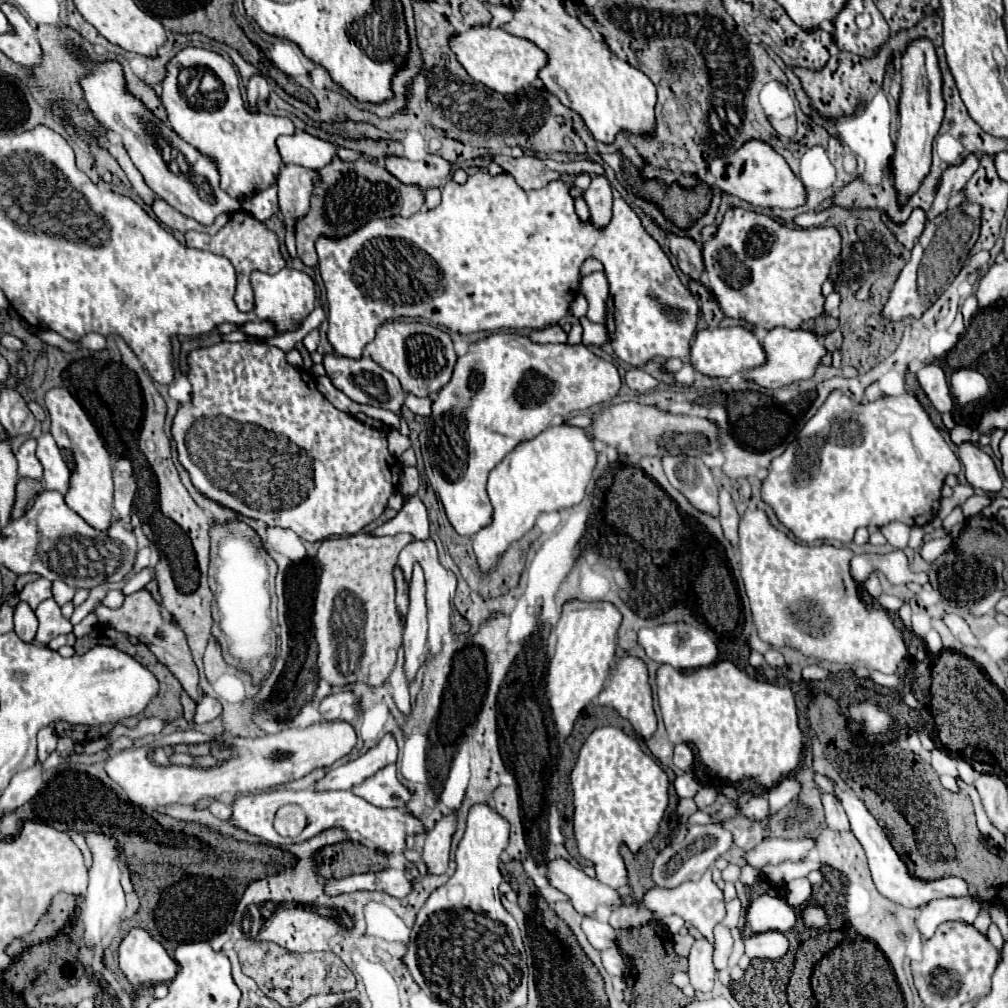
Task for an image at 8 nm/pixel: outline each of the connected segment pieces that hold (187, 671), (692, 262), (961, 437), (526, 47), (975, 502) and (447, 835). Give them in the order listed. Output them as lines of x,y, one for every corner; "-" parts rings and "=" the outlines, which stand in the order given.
142,588
142,590
126,596
124,604
118,610
110,610
110,608
100,604
96,608
96,616
98,616
100,624
112,626
114,630
136,636
140,642
144,642
156,654
156,658
174,672
174,676
180,680
182,688
196,700
200,696
198,694
198,668
192,660
192,652
188,648
186,634
176,620
164,620
162,610
164,610
164,606
160,602
156,602
146,588
=
666,232
666,238
670,242
670,252
676,256
678,266
684,274
698,280
702,272
702,252
700,246
692,238
676,236
672,232
=
956,425
950,431
950,437
954,444
962,444
962,442
978,442
980,434
977,429
971,429
964,425
=
490,24
472,26
466,32
452,34
450,48
456,54
456,60
476,82
482,82
500,94
516,94
524,88
530,88
538,78
538,68
546,64
546,54
534,42
512,36
=
986,494
968,498
968,500
964,502
964,506
962,506
962,510
964,510
964,516
968,518
968,516
972,516
972,514
978,514
978,512
982,512
986,506
990,506
990,502
992,502
992,498
990,498
990,496
986,496
=
458,810
446,814
442,820
436,822
434,830
426,834
424,840
424,862
432,874
444,874
448,866
450,842
458,826

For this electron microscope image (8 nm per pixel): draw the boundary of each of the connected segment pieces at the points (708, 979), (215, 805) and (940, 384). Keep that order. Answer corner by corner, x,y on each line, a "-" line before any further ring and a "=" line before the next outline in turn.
698,938
688,954
690,984
698,992
708,992
714,986
716,970
712,966
712,944
706,938
=
212,800
210,802
210,806
208,806
208,810
216,816
216,818
220,818
220,820
228,820
230,818
230,806
226,806
226,804
222,804
222,802
218,802
218,800
=
936,364
922,366
922,370
918,370
918,382
940,414
954,408
954,400
952,400
952,394
950,394
942,368
938,368

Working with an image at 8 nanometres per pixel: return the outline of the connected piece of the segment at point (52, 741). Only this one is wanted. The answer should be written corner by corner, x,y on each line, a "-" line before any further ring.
44,726
40,732
38,732
38,758
44,762
46,758
48,758
48,754
56,748
56,740
58,740
58,736
56,736
56,732
54,732
54,728
50,728
50,726

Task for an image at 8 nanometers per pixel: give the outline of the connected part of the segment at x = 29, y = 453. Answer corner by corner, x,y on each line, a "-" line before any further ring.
28,438
16,452
16,460
18,460
18,476
26,476
26,478
42,478
42,464
36,458
36,440

